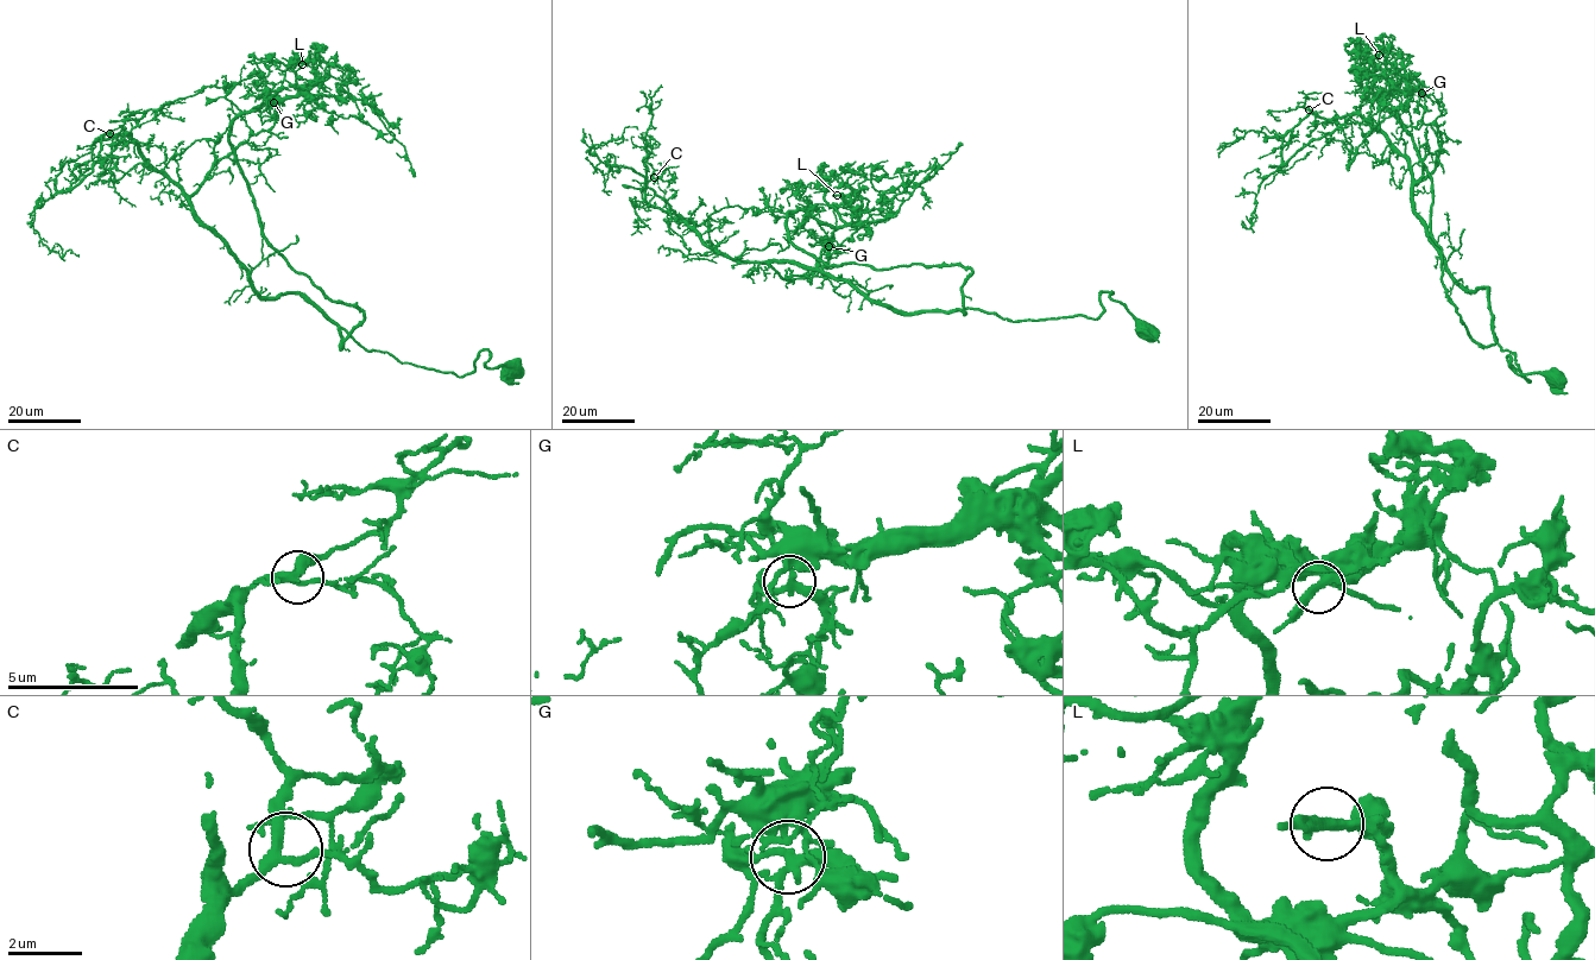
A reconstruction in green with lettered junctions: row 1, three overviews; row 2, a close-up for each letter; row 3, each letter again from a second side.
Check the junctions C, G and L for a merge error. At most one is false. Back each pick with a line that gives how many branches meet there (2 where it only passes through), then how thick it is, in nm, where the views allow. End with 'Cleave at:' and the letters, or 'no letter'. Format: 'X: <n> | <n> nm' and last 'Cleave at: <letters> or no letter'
L: 3 | 240 nm
Cleave at: L

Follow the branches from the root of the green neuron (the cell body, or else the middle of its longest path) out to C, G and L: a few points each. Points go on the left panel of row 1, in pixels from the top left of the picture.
C: (510, 368), (487, 351), (465, 376), (402, 364), (301, 295), (262, 297), (128, 134), (94, 141), (109, 133)
G: (510, 368), (487, 351), (465, 376), (402, 364), (301, 295), (262, 297), (190, 197), (273, 126), (273, 102)
L: (510, 368), (487, 351), (455, 376), (366, 351), (301, 295), (262, 297), (195, 213), (302, 64)

